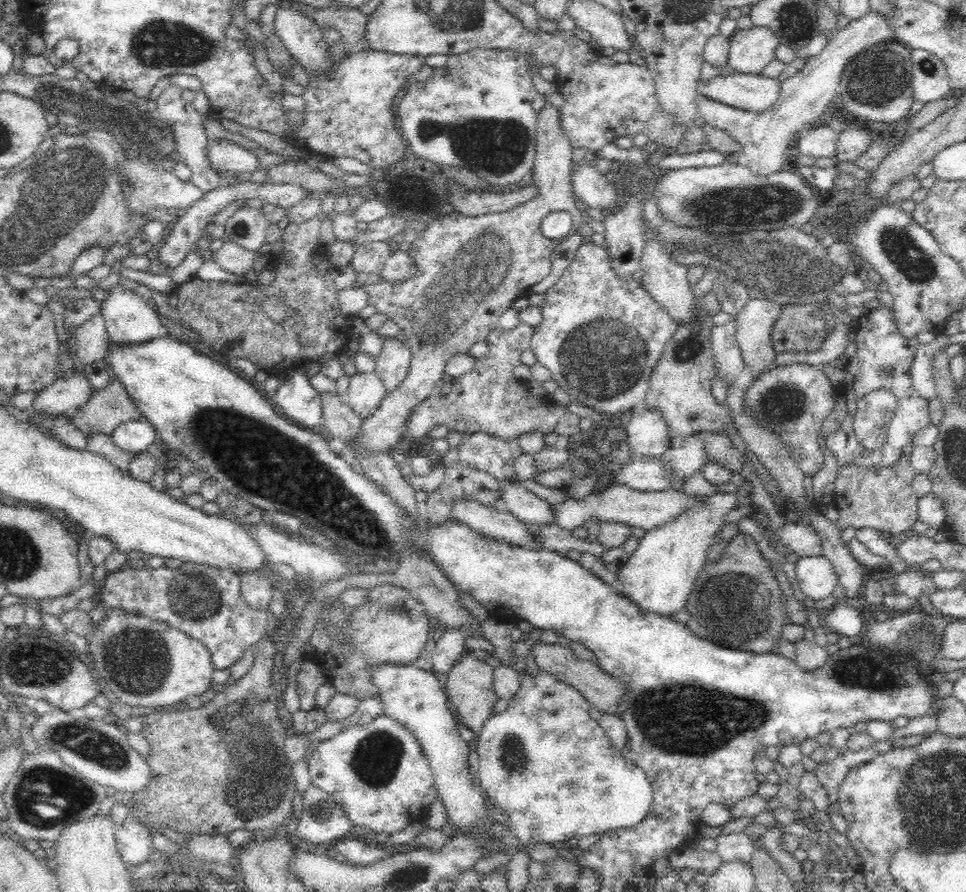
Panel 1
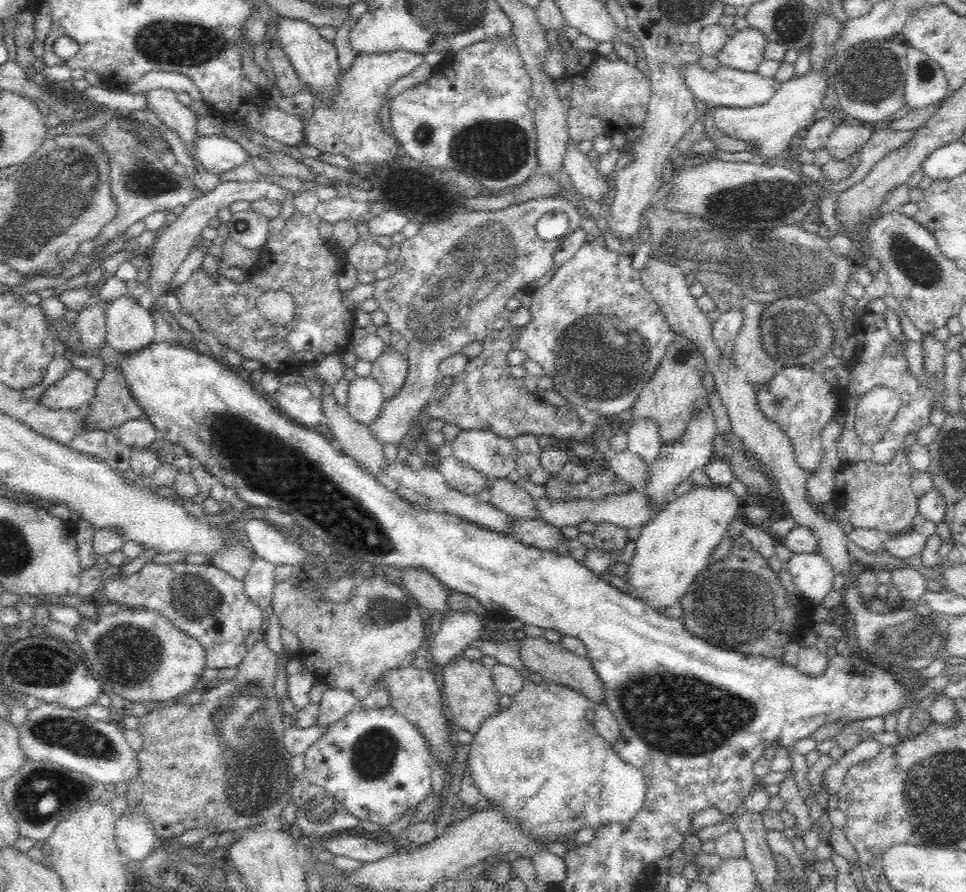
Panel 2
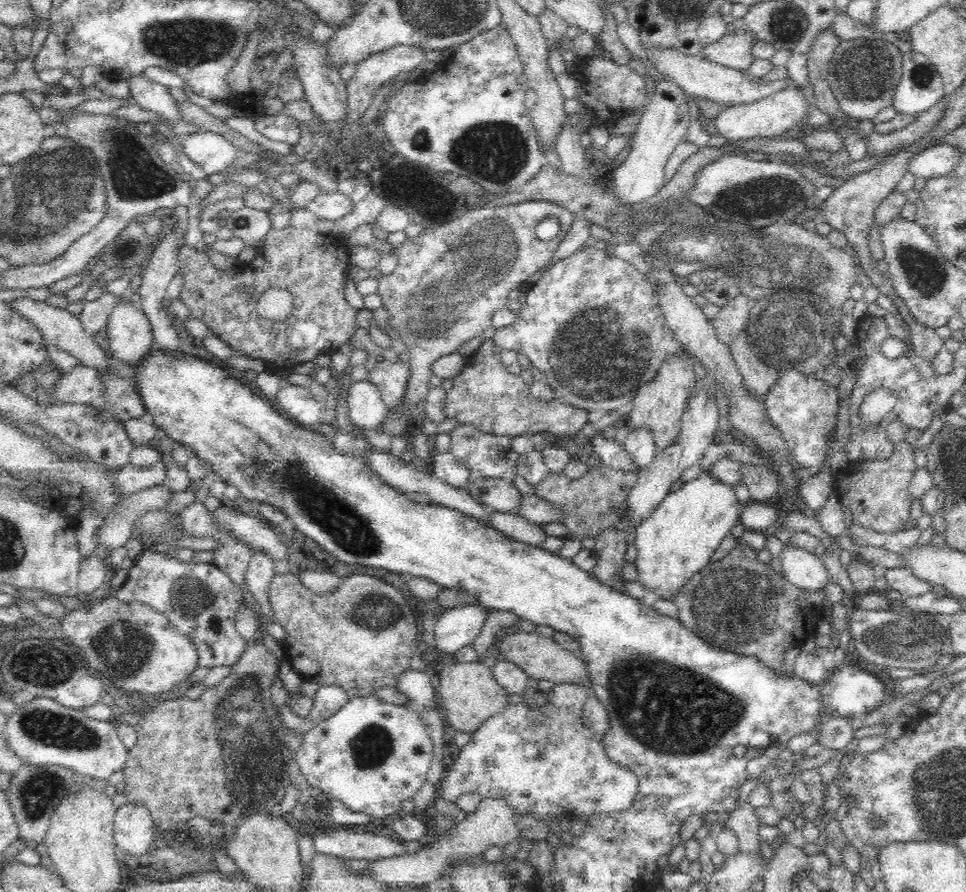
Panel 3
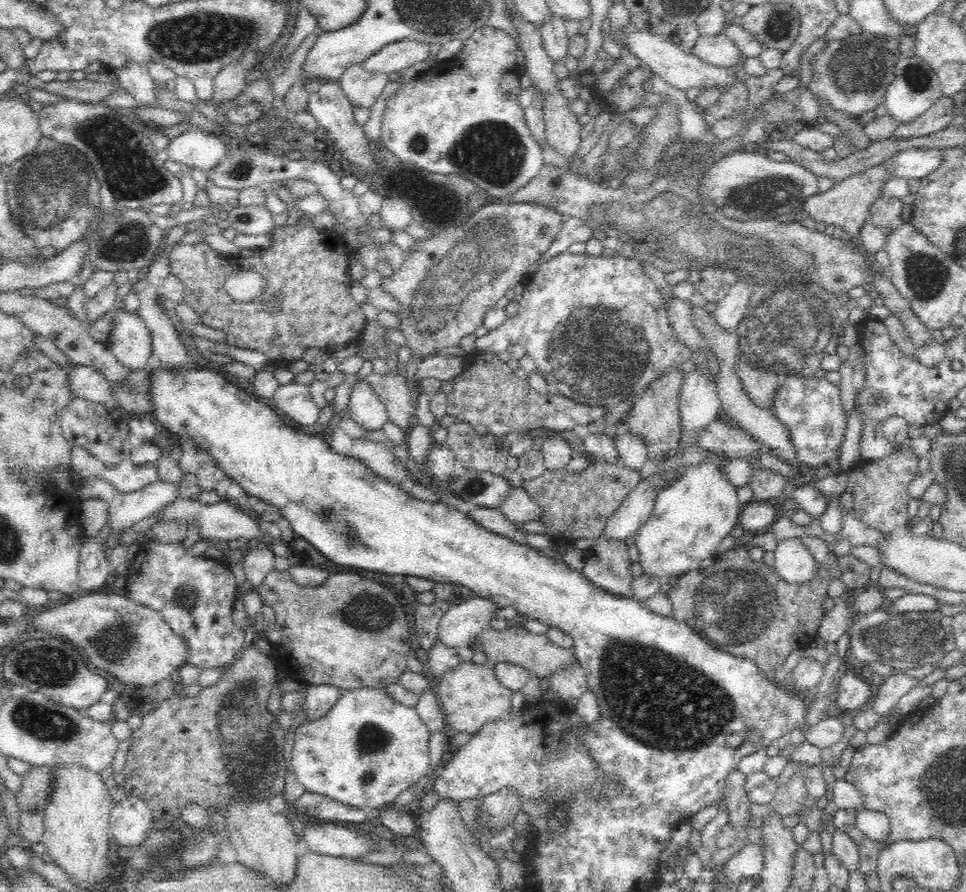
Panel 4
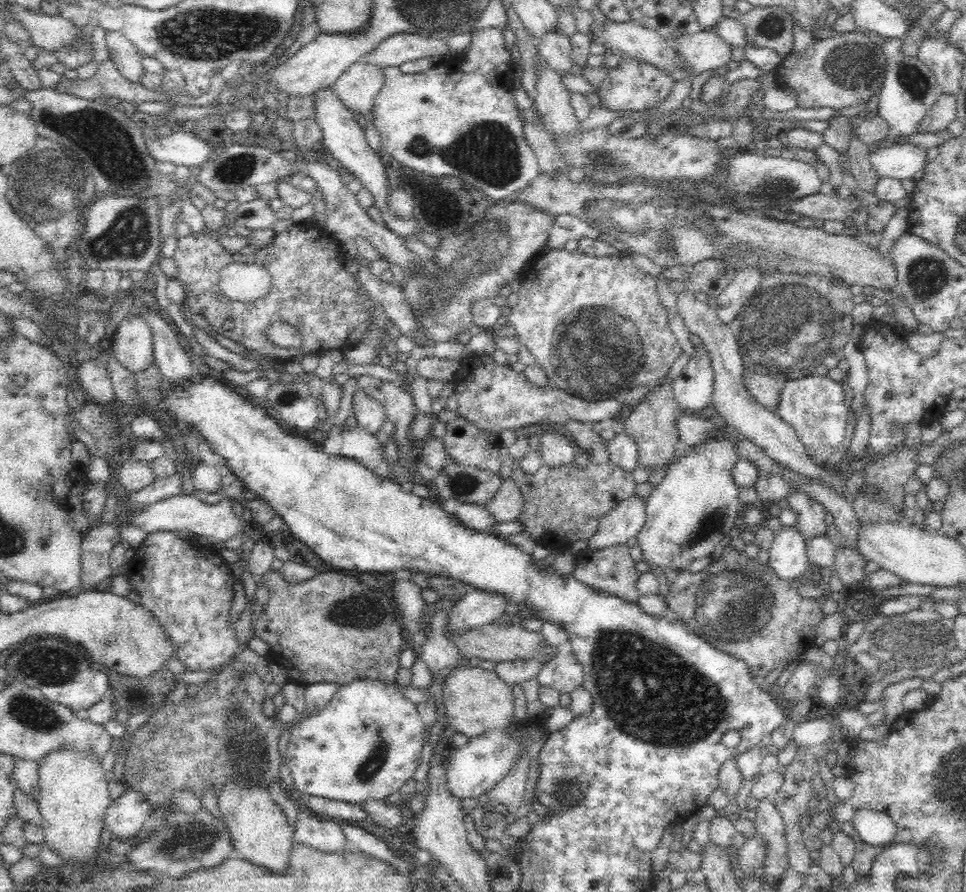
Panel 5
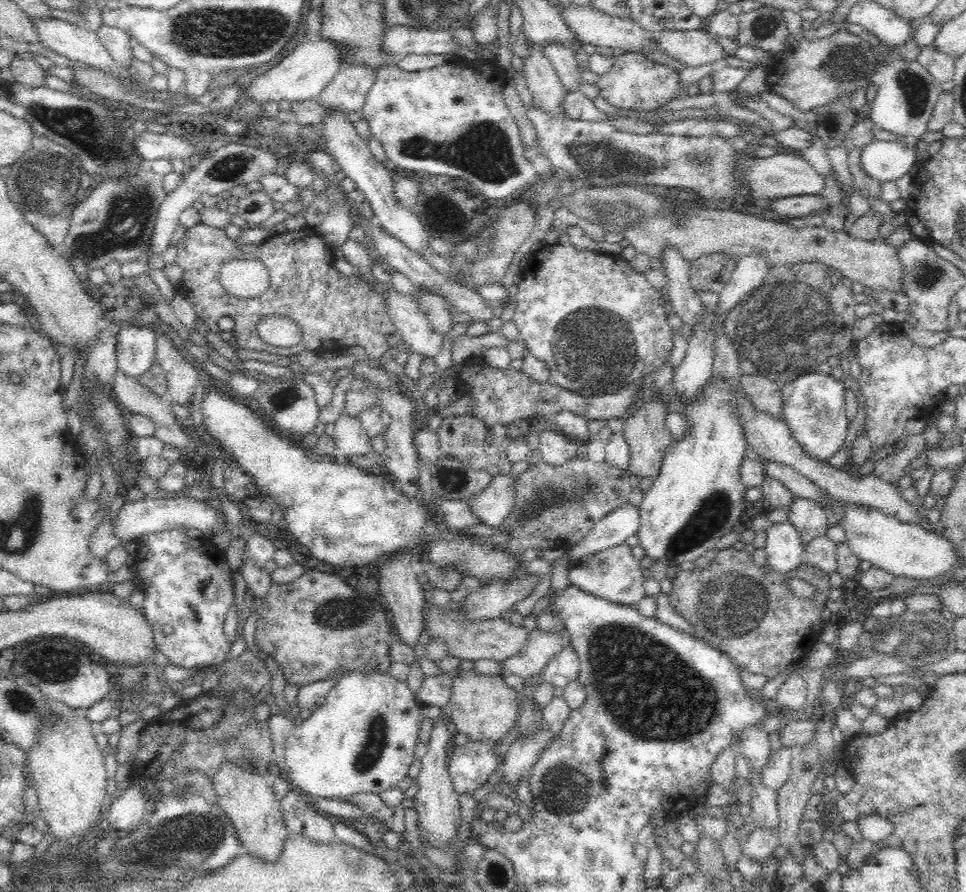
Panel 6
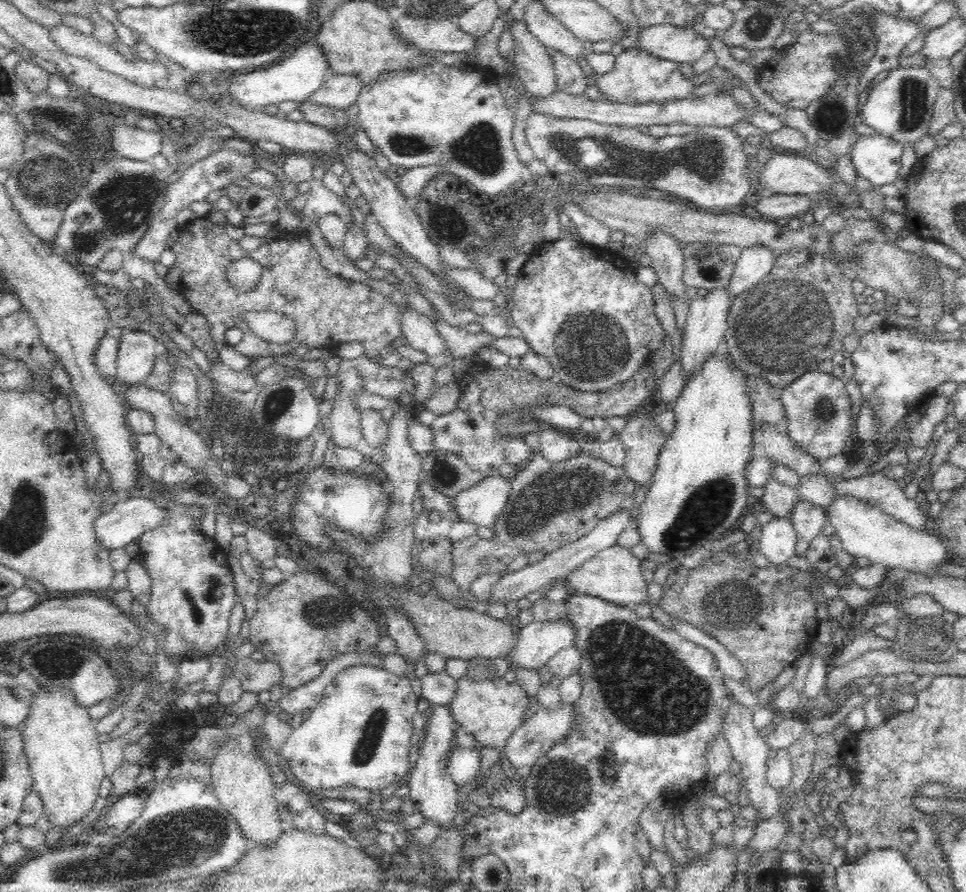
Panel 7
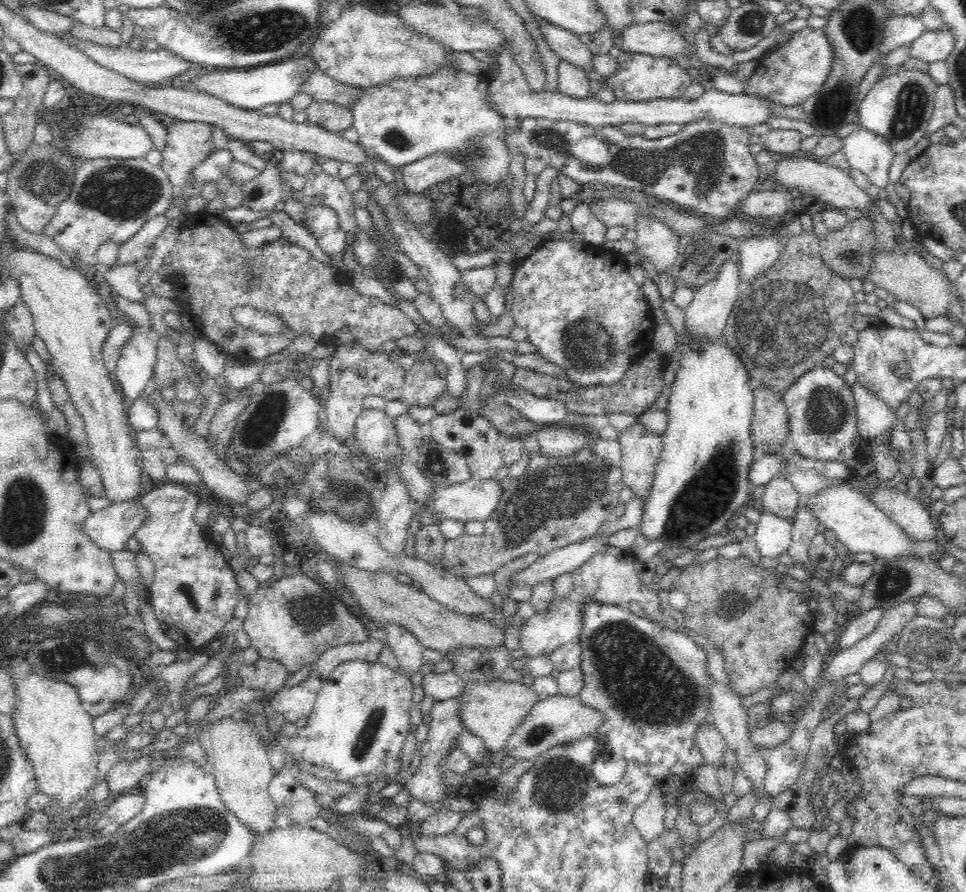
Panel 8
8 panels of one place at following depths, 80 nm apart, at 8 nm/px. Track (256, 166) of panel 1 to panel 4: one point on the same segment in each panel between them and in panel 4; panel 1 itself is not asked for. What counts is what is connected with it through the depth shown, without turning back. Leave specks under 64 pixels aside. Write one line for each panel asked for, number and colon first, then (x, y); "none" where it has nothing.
2: (216, 154)
3: (212, 152)
4: (195, 148)

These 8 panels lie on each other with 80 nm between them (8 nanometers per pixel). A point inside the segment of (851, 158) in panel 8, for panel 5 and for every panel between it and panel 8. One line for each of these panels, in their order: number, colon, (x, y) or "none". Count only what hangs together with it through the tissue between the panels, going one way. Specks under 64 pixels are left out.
5: (903, 161)
6: (882, 160)
7: (877, 158)

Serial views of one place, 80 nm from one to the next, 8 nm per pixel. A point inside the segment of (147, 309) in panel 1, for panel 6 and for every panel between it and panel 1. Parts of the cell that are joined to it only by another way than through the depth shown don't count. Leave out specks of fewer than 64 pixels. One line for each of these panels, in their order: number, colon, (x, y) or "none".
2: (130, 328)
3: (130, 338)
4: (130, 342)
5: (133, 347)
6: (135, 350)

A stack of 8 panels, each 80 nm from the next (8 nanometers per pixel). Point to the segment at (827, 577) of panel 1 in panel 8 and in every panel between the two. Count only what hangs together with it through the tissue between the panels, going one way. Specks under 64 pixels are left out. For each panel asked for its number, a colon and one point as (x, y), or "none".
2: (812, 574)
3: (802, 569)
4: (793, 563)
5: (787, 555)
6: (784, 550)
7: (777, 541)
8: (773, 534)

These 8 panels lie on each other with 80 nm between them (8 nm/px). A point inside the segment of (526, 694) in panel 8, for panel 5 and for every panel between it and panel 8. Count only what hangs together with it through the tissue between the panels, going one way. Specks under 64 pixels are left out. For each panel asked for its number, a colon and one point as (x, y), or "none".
5: (476, 702)
6: (485, 708)
7: (490, 710)

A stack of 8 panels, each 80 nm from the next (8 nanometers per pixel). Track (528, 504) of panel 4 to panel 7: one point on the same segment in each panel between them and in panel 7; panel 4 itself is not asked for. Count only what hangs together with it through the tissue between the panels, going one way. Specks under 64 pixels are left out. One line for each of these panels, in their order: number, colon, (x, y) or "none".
5: (505, 504)
6: (489, 506)
7: (481, 503)

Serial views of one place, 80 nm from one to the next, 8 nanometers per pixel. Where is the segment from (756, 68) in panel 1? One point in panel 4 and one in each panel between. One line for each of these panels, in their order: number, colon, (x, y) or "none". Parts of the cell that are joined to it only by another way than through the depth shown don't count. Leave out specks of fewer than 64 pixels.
2: (744, 51)
3: (733, 50)
4: (716, 50)

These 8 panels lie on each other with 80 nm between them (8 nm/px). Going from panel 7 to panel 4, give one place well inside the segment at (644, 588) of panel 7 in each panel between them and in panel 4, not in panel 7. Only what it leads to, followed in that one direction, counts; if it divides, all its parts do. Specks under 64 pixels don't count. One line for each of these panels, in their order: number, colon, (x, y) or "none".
4: (607, 565)
5: (612, 571)
6: (614, 574)

